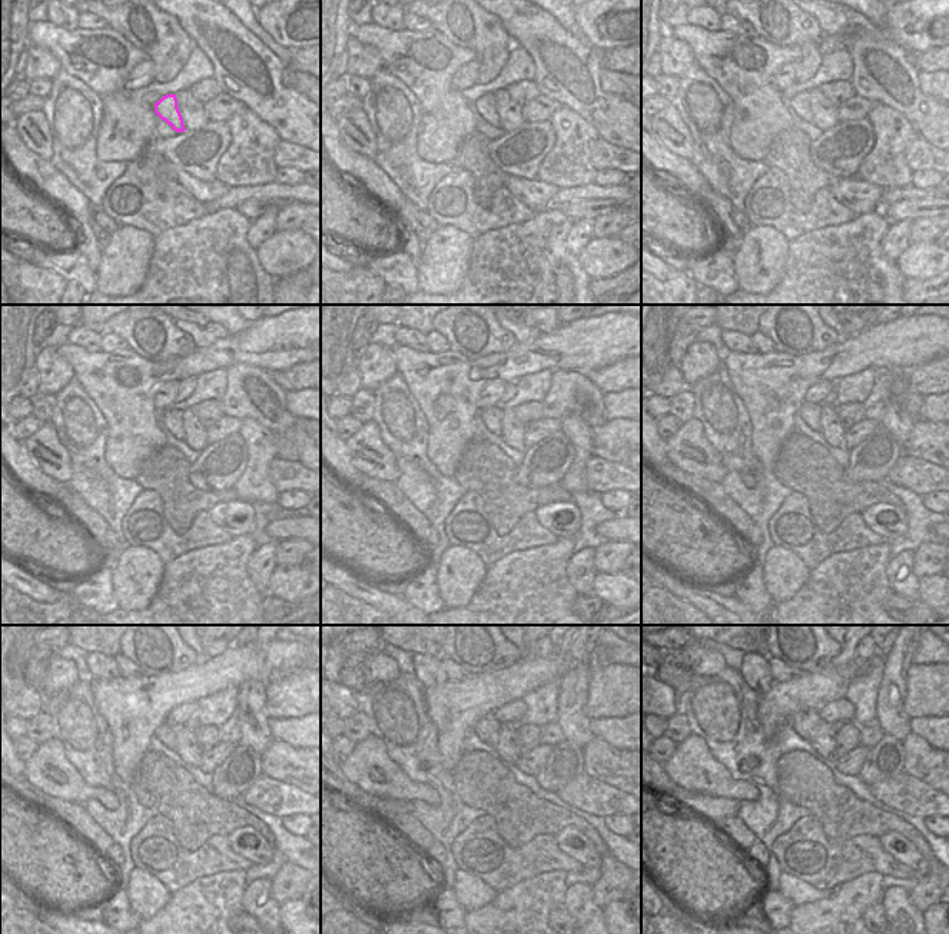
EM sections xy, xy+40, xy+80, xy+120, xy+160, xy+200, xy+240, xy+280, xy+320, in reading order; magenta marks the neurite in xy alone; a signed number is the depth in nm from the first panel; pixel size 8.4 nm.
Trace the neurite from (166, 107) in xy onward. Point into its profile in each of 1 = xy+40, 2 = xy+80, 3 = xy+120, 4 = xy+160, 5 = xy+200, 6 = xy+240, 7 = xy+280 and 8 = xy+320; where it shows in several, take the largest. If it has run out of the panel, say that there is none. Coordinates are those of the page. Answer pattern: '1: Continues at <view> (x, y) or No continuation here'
1: Continues at xy+40 (485, 106)
2: Continues at xy+80 (800, 103)
3: Continues at xy+120 (172, 419)
4: Continues at xy+160 (491, 416)
5: Continues at xy+200 (810, 412)
6: Continues at xy+240 (166, 733)
7: Continues at xy+280 (487, 728)
8: Continues at xy+320 (805, 724)

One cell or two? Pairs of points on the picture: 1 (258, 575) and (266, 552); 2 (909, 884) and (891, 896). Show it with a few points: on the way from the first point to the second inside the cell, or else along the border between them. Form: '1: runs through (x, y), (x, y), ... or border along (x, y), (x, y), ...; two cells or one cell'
1: runs through (258, 569), (262, 558); one cell
2: border along (883, 888), (902, 887), (908, 893); two cells

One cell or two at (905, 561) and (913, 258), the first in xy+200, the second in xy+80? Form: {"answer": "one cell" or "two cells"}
{"answer": "two cells"}

